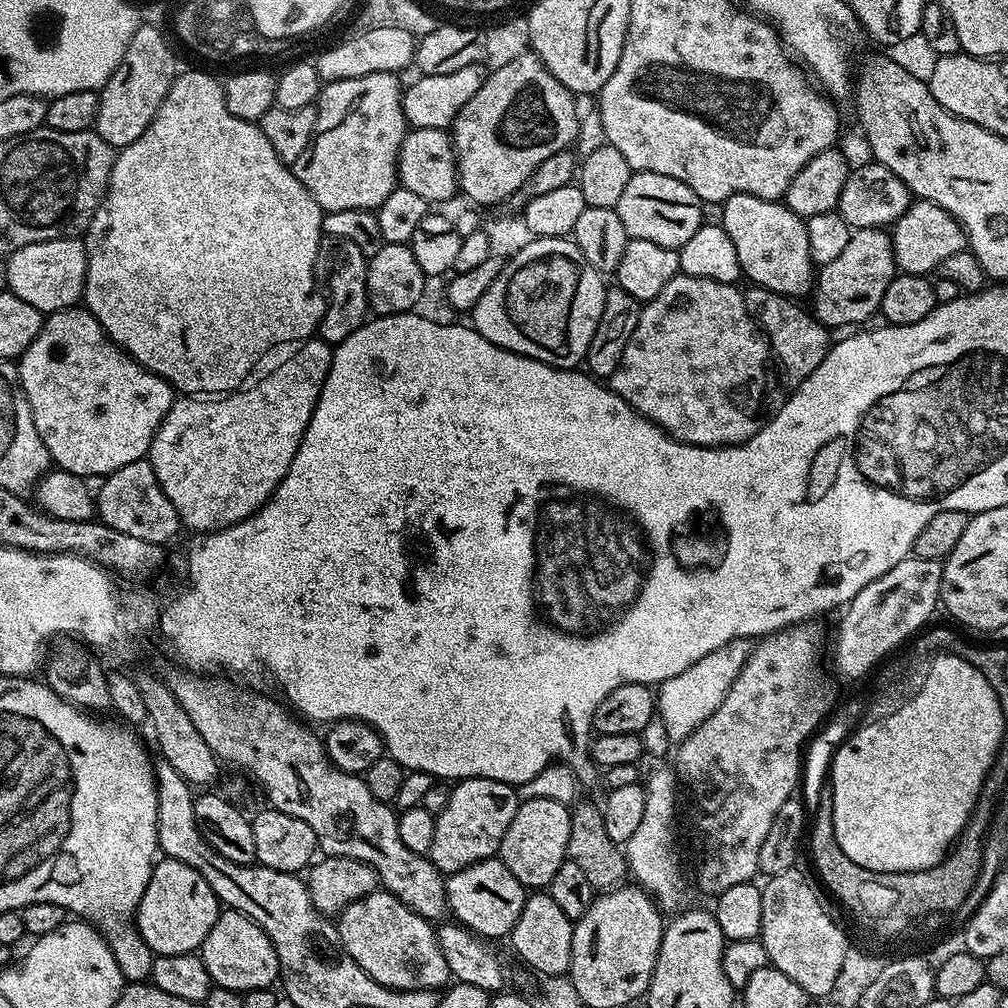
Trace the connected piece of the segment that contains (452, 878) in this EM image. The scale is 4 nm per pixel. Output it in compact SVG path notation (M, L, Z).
M499 858L480 860L477 864L466 866L462 870L451 873L447 877L444 889L448 895L448 912L469 932L485 938L492 936L507 937L511 933L514 922L518 922L518 914L522 914L522 906L526 899L526 890L506 870Z

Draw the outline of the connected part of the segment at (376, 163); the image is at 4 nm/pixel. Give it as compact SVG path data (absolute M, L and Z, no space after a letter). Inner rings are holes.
M375 72L362 78L333 80L321 87L312 141L306 150L302 150L302 158L298 158L294 165L298 182L306 186L321 212L375 210L386 202L386 198L390 198L398 186L396 164L400 160L404 133L410 128L408 119L404 117L404 94L400 79L394 72Z

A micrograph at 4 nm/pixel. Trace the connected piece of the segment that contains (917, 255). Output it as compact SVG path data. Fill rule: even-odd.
M917 199L909 204L906 214L902 214L902 218L891 225L890 235L897 269L909 276L935 273L940 264L950 258L950 254L958 254L966 248L964 229L959 222L946 210L942 210L942 206L931 204L928 200Z

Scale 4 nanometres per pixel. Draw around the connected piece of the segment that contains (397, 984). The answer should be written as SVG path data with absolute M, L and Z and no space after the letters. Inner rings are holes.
M377 890L371 892L366 898L351 901L338 913L338 927L344 951L350 958L354 958L354 962L358 962L358 966L362 966L364 973L374 982L403 992L440 990L449 983L448 963L436 941L436 928L426 918L410 910L410 906L403 904L394 894Z

